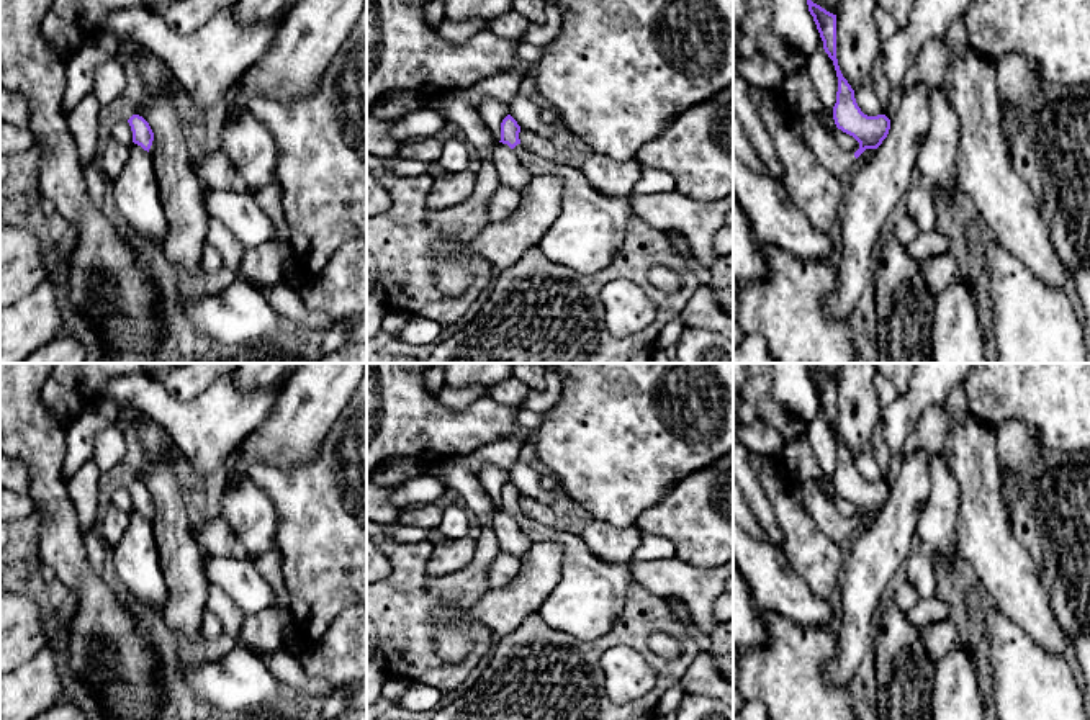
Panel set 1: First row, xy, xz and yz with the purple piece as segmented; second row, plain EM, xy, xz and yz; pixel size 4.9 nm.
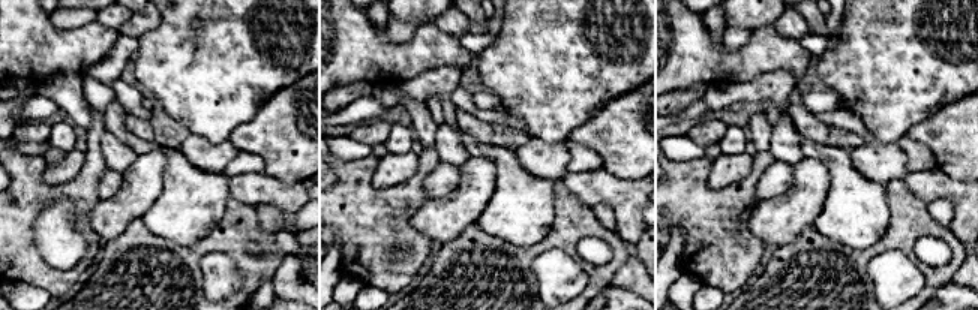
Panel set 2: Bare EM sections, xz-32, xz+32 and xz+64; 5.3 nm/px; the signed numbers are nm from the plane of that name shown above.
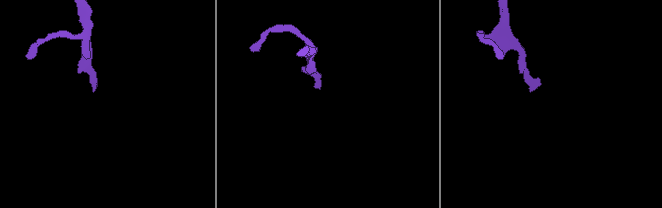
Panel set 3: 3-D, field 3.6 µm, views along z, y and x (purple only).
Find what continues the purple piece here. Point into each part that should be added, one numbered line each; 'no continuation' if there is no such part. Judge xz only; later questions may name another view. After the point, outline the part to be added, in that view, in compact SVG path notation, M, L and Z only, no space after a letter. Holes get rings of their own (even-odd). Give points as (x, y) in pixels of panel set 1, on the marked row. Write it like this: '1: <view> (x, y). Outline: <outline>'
1: xz (590, 231). Outline: M522 144L514 152L534 177L563 178L560 214L538 244L543 255L584 275L609 267L625 242L633 214L630 198L610 198L596 190L579 169L542 159Z

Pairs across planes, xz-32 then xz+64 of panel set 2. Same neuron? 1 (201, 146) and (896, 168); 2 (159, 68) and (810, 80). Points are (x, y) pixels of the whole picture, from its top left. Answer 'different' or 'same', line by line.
1: same
2: different

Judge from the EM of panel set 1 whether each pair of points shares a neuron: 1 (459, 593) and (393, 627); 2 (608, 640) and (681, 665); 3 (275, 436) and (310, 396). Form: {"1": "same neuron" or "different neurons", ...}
{"1": "same neuron", "2": "same neuron", "3": "same neuron"}

